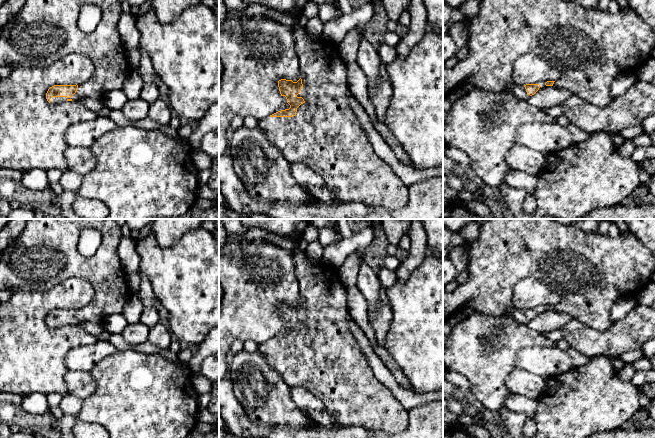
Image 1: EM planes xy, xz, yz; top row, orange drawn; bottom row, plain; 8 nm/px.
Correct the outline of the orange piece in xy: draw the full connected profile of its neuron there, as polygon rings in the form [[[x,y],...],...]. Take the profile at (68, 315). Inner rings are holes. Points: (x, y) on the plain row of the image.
[[[27,219],[22,233],[3,251],[0,259],[0,290],[15,291],[49,291],[58,284],[70,278],[87,279],[94,288],[92,301],[82,308],[54,309],[46,317],[46,323],[51,328],[63,325],[76,325],[83,322],[104,324],[112,314],[122,314],[123,307],[131,295],[127,273],[121,265],[118,257],[118,245],[122,238],[121,227],[114,219]],[[91,228],[99,231],[102,235],[102,243],[92,257],[82,256],[78,251],[80,233]]]

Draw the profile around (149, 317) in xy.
[[[144,307],[141,314],[140,322],[142,322],[148,328],[151,328],[160,323],[160,316],[158,314],[157,308]]]

